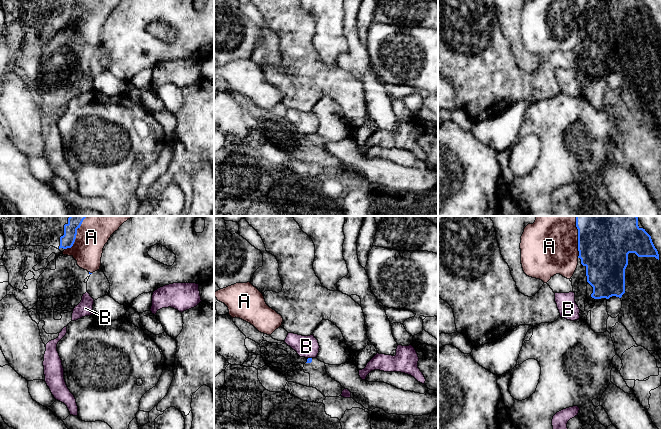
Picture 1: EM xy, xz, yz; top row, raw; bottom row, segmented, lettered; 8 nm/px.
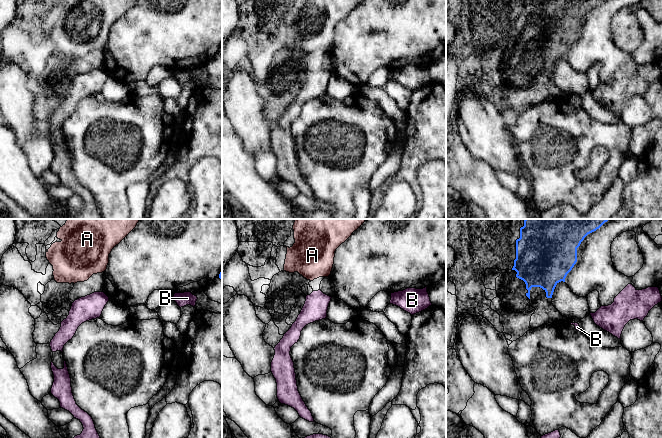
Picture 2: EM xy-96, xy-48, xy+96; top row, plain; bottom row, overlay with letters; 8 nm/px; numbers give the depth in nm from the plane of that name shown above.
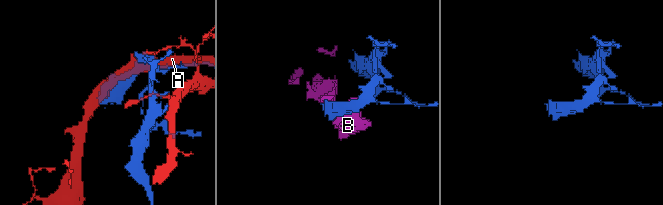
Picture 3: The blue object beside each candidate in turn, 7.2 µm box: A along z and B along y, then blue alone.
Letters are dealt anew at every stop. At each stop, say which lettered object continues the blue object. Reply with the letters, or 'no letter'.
no letter

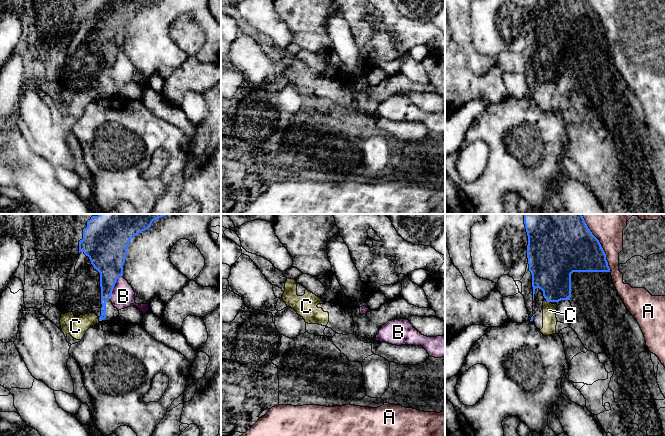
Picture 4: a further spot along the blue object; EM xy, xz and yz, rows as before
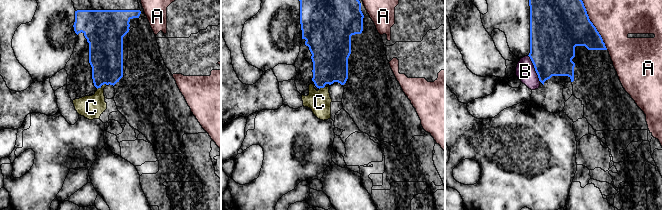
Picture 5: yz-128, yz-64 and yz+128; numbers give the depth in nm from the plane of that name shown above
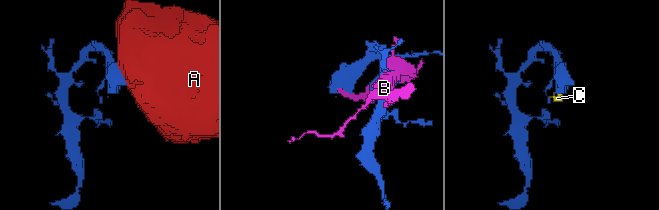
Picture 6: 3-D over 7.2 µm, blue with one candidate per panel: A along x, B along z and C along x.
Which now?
C

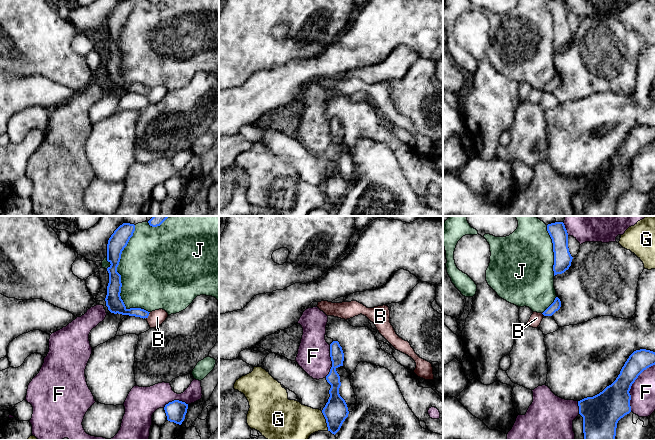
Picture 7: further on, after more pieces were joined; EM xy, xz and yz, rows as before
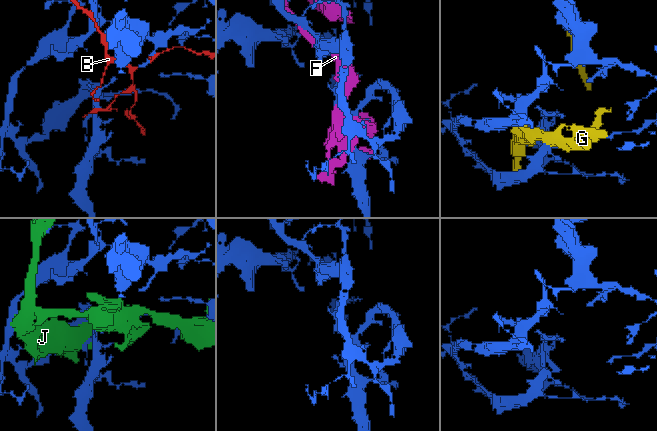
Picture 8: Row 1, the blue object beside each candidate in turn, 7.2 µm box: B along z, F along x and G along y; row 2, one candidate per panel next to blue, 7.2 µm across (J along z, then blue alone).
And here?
no letter

